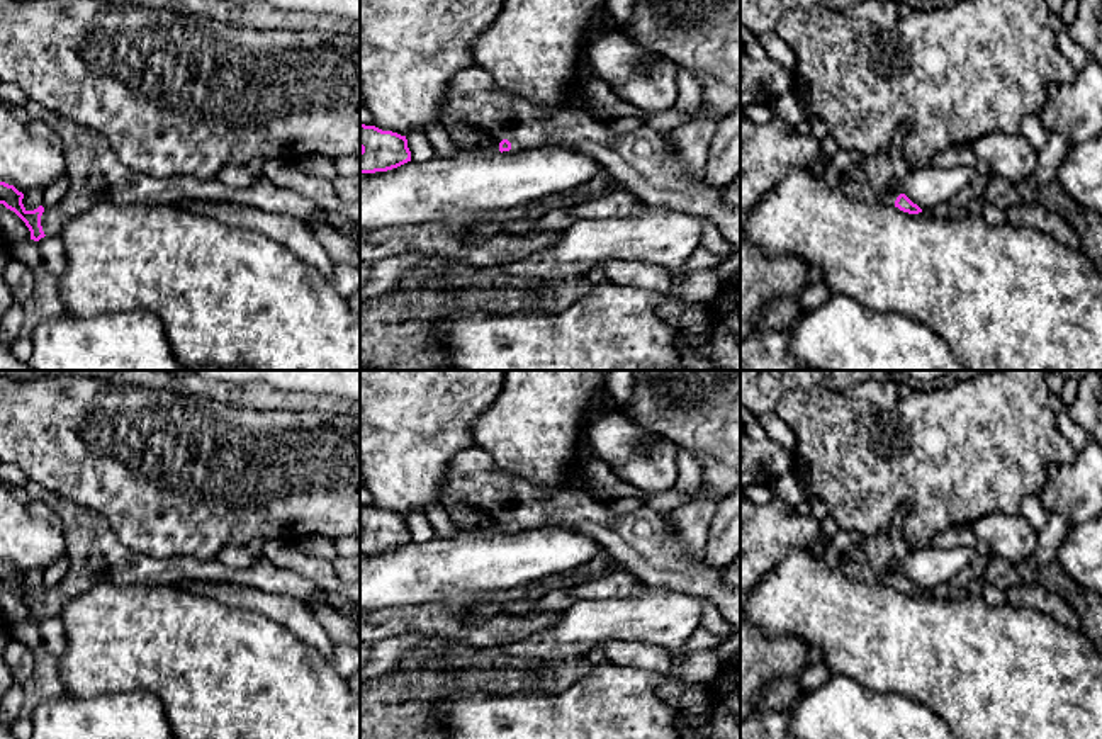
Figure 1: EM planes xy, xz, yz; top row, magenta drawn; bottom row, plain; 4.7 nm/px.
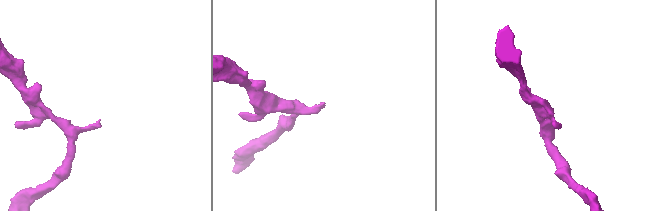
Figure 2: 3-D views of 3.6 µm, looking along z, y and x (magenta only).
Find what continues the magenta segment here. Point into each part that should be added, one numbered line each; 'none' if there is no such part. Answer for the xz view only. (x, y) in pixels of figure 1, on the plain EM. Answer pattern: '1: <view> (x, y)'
1: xz (476, 493)

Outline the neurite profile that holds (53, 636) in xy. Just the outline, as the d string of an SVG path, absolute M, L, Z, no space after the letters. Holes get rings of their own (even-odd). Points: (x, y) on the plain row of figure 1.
M44 617L37 622L41 647L51 654L61 654L66 649L66 630L59 617Z

